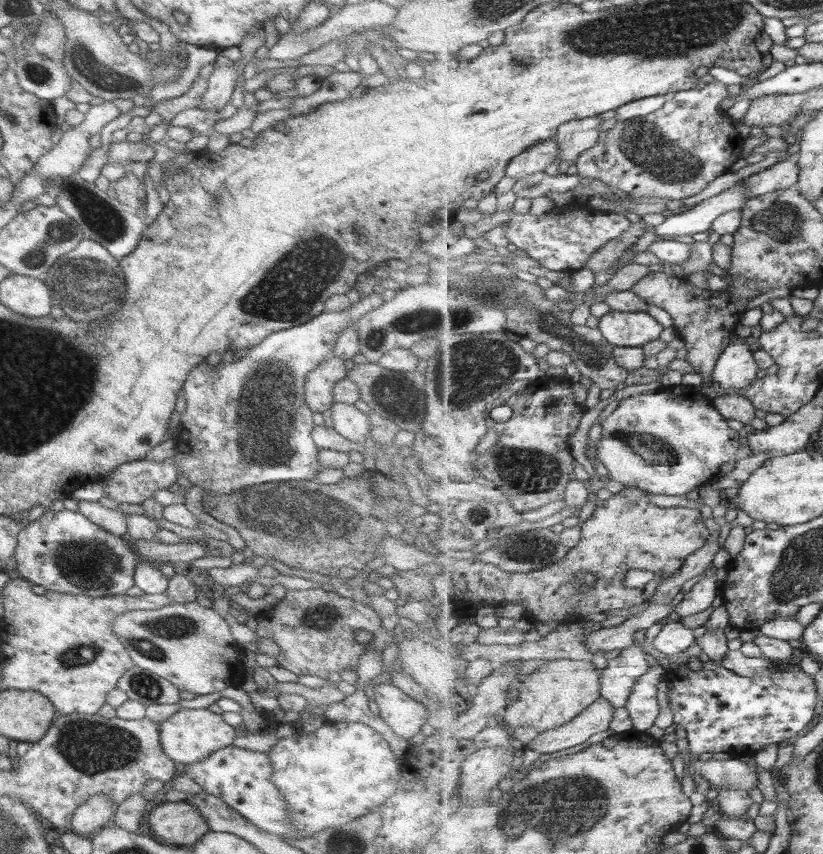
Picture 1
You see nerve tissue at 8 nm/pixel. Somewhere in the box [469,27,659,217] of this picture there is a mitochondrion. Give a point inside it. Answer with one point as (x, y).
(520, 64)

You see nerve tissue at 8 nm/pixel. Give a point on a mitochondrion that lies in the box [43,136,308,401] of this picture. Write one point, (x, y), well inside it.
(97, 216)

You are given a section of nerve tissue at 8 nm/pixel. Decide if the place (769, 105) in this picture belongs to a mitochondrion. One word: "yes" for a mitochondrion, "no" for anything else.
no

